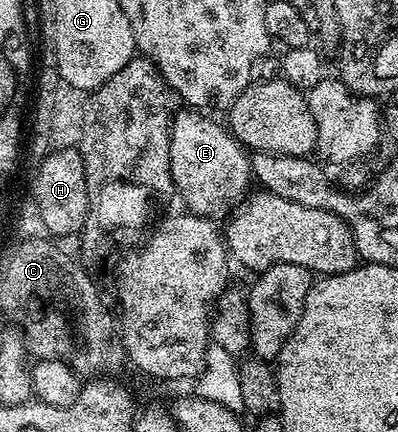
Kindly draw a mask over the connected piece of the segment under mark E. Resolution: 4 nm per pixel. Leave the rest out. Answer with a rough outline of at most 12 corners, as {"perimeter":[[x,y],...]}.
{"perimeter":[[196,108],[170,122],[173,187],[207,215],[216,189],[249,189],[252,163]]}

